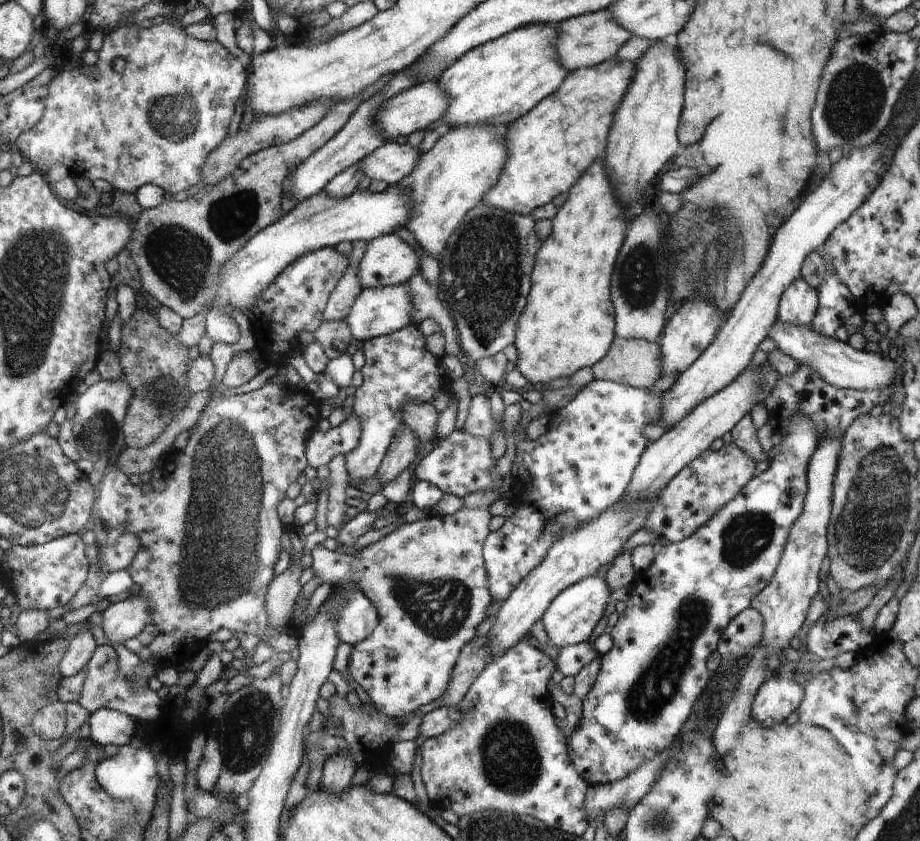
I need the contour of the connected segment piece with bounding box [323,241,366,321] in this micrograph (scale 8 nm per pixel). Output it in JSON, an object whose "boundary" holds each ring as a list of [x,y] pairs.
{"boundary":[[[364,241],[353,243],[353,249],[349,256],[350,266],[348,266],[348,270],[334,288],[332,296],[326,303],[323,310],[324,321],[335,321],[348,317],[354,301],[364,292],[359,277],[359,264],[364,256],[365,248],[366,243]]]}

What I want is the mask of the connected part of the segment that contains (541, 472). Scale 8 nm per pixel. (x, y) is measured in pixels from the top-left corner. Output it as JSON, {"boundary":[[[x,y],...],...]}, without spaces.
{"boundary":[[[594,379],[585,387],[582,387],[576,396],[564,407],[558,409],[556,412],[551,412],[549,420],[554,421],[557,425],[556,429],[548,432],[540,440],[527,440],[527,434],[524,436],[524,440],[520,440],[515,435],[517,426],[514,431],[515,445],[516,445],[516,459],[518,463],[523,463],[527,470],[529,471],[529,478],[526,484],[534,484],[537,491],[530,494],[526,487],[515,498],[515,504],[512,506],[512,511],[507,516],[505,523],[501,528],[498,528],[495,532],[490,532],[488,540],[484,544],[484,561],[485,569],[489,570],[489,591],[493,595],[495,602],[505,601],[511,596],[513,590],[525,580],[526,577],[536,569],[542,561],[545,560],[547,554],[549,554],[552,549],[553,542],[561,536],[562,533],[568,533],[570,529],[577,529],[578,525],[584,524],[584,522],[590,519],[600,516],[600,514],[610,510],[612,506],[616,505],[620,501],[625,490],[629,486],[629,482],[633,478],[633,473],[636,472],[636,468],[640,462],[642,454],[644,454],[646,448],[648,448],[648,440],[642,435],[642,428],[647,424],[660,422],[661,414],[664,412],[664,392],[661,394],[652,395],[650,389],[638,389],[630,385],[623,385],[620,383],[615,383],[614,381],[601,381]]]}

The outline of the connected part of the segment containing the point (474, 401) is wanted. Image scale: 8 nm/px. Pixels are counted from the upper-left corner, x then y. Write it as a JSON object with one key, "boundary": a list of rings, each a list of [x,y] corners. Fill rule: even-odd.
{"boundary":[[[488,394],[472,396],[463,429],[476,438],[483,438],[492,442],[492,432],[495,428],[496,424],[492,420]]]}

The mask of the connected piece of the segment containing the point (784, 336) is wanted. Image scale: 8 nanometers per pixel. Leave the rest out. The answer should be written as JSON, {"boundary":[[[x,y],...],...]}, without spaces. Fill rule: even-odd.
{"boundary":[[[780,318],[774,323],[768,336],[776,343],[776,348],[782,350],[799,362],[800,365],[810,365],[821,379],[839,389],[858,389],[865,391],[892,390],[894,380],[898,376],[898,368],[894,360],[882,352],[861,351],[851,347],[848,342],[839,341],[832,336],[816,333],[812,326],[798,326],[794,323],[783,323]]]}

